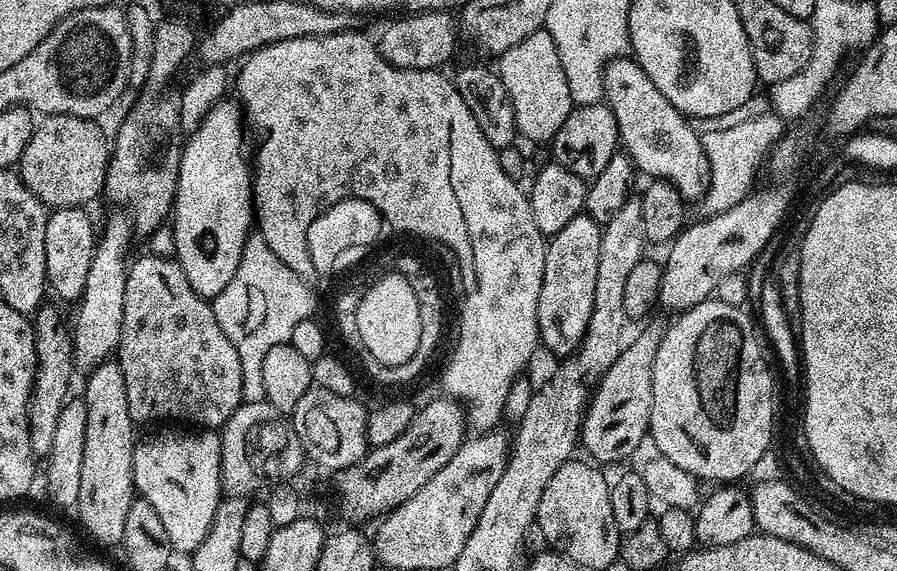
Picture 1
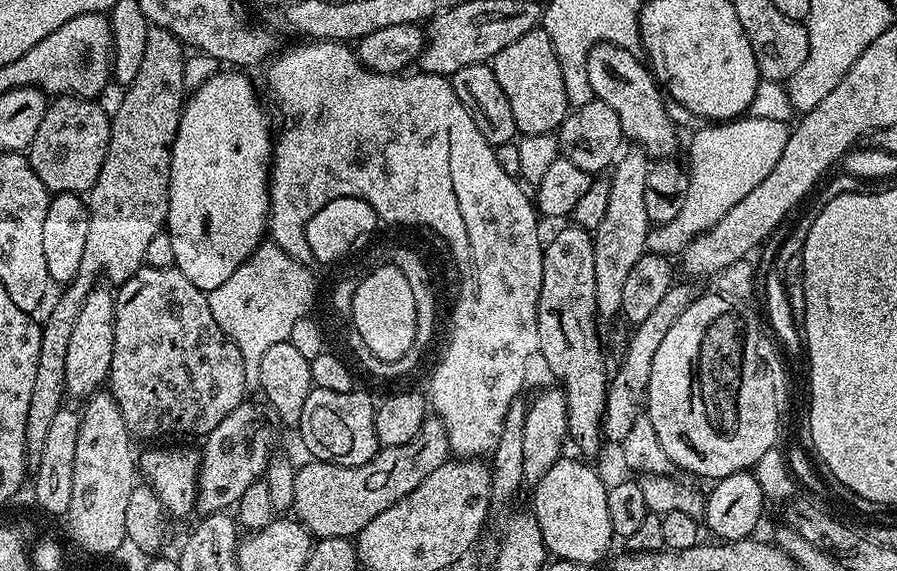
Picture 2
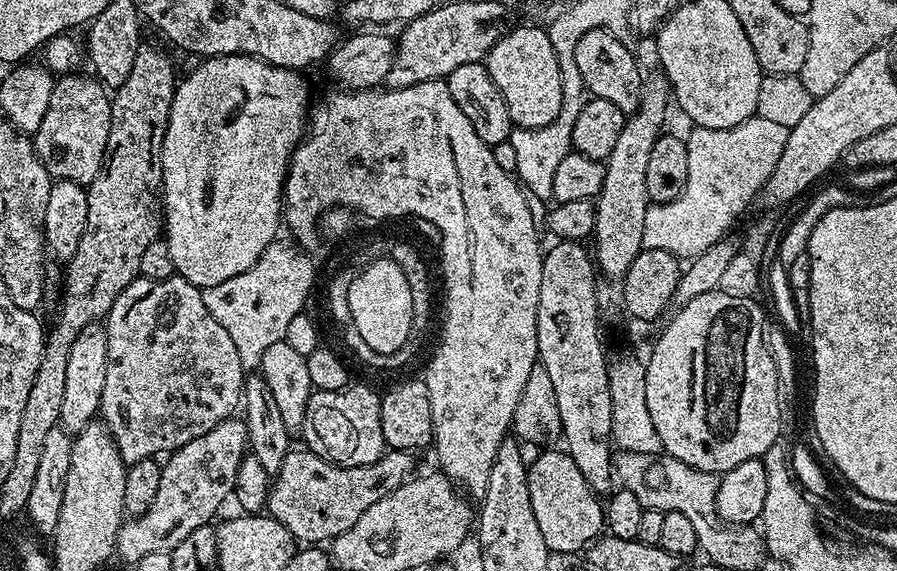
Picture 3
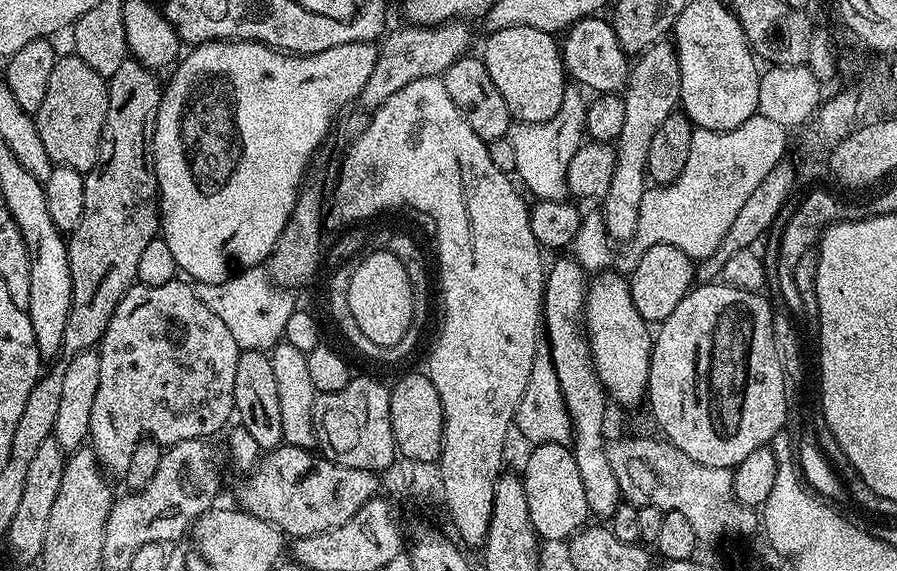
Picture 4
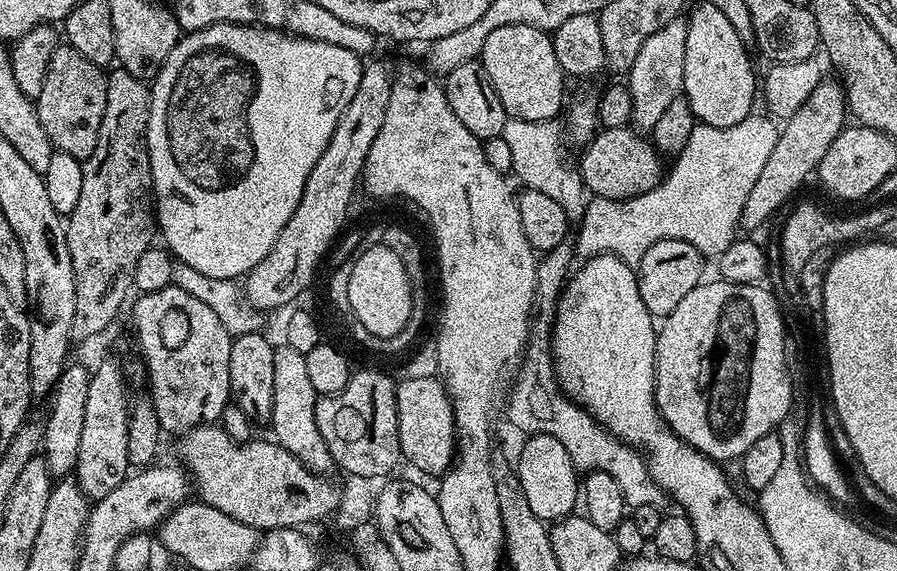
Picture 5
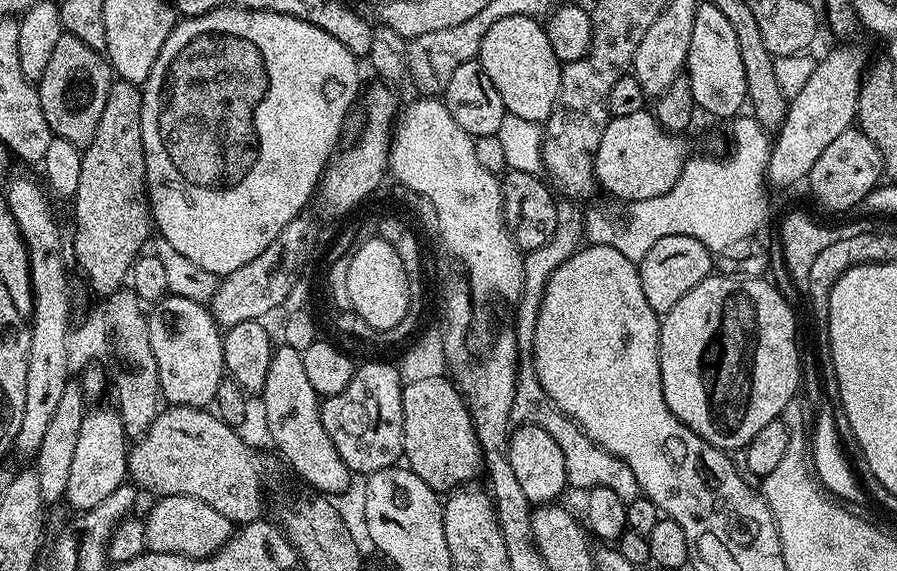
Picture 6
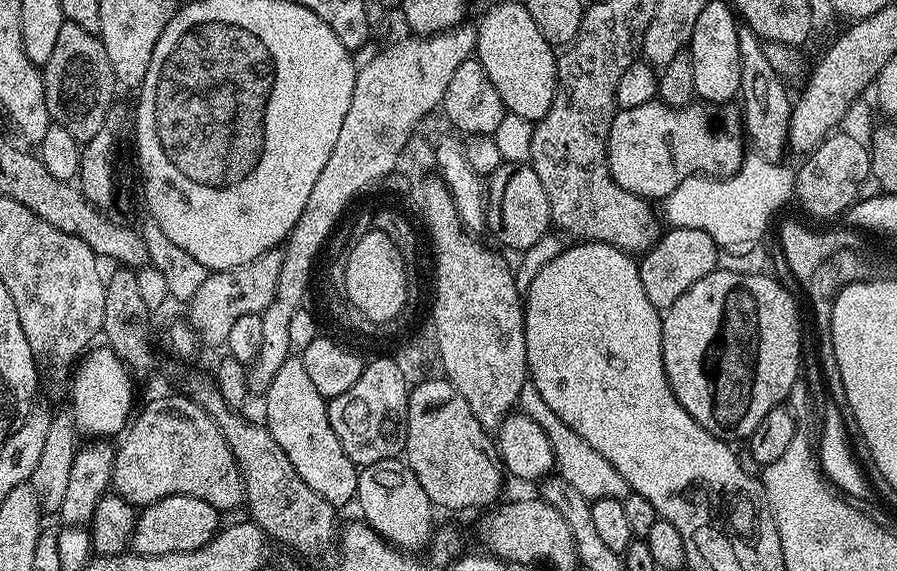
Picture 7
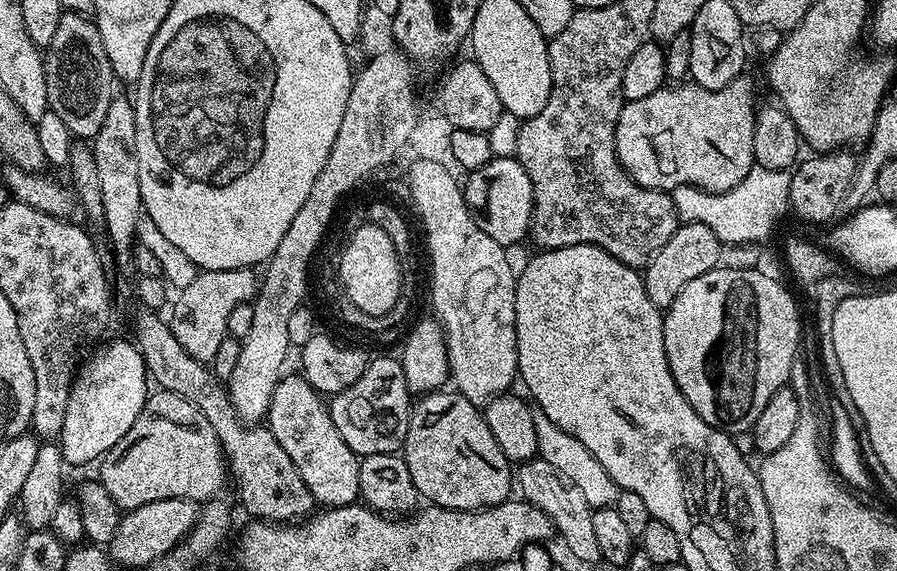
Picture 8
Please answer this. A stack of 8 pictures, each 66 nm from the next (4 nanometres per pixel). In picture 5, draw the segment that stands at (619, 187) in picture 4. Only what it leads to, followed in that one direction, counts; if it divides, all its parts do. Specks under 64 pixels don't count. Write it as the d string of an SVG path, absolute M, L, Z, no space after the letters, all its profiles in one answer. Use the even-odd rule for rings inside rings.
M677 18L666 22L646 42L642 42L642 50L638 50L638 58L634 58L634 66L626 73L626 83L630 96L634 98L632 124L640 130L651 130L654 122L674 98L684 91L684 71L686 70L686 30L687 19Z

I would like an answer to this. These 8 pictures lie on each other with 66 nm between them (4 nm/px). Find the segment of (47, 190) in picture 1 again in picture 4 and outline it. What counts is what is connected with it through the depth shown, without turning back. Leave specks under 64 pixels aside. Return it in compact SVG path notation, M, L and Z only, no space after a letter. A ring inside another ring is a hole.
M75 54L57 55L50 83L46 86L46 98L34 113L38 138L46 146L53 165L78 170L87 174L96 167L100 153L100 139L108 109L108 81L99 76L82 58Z

